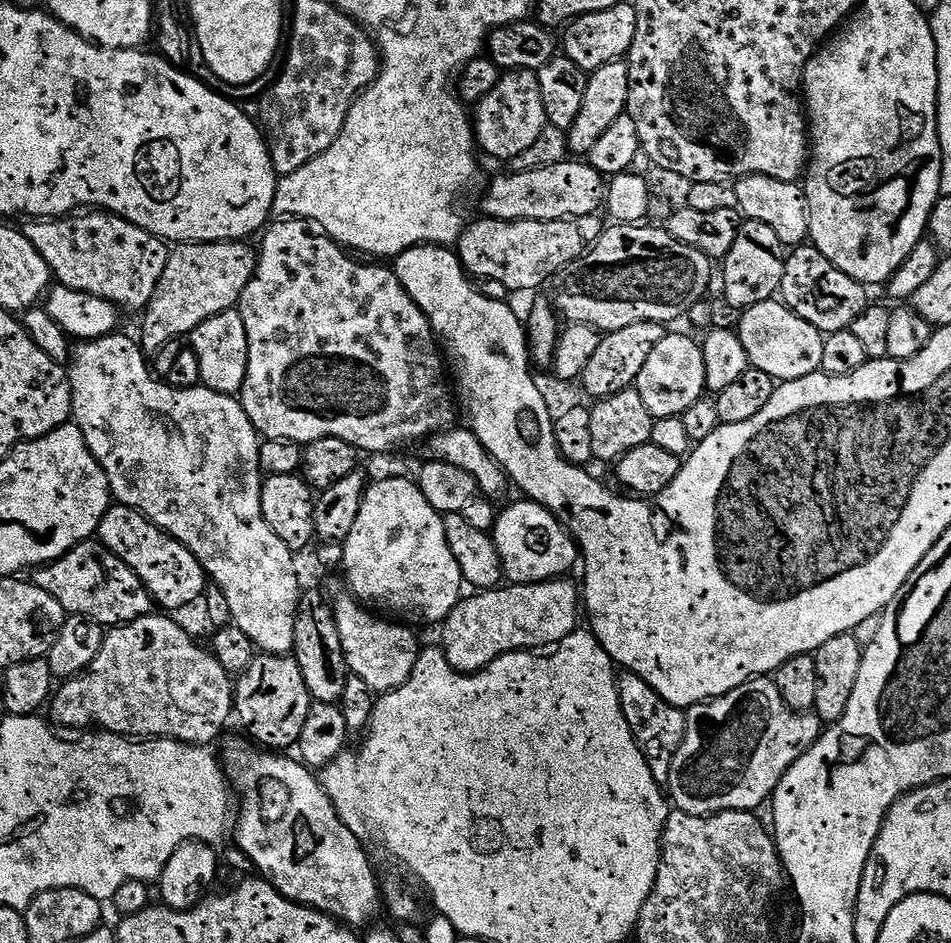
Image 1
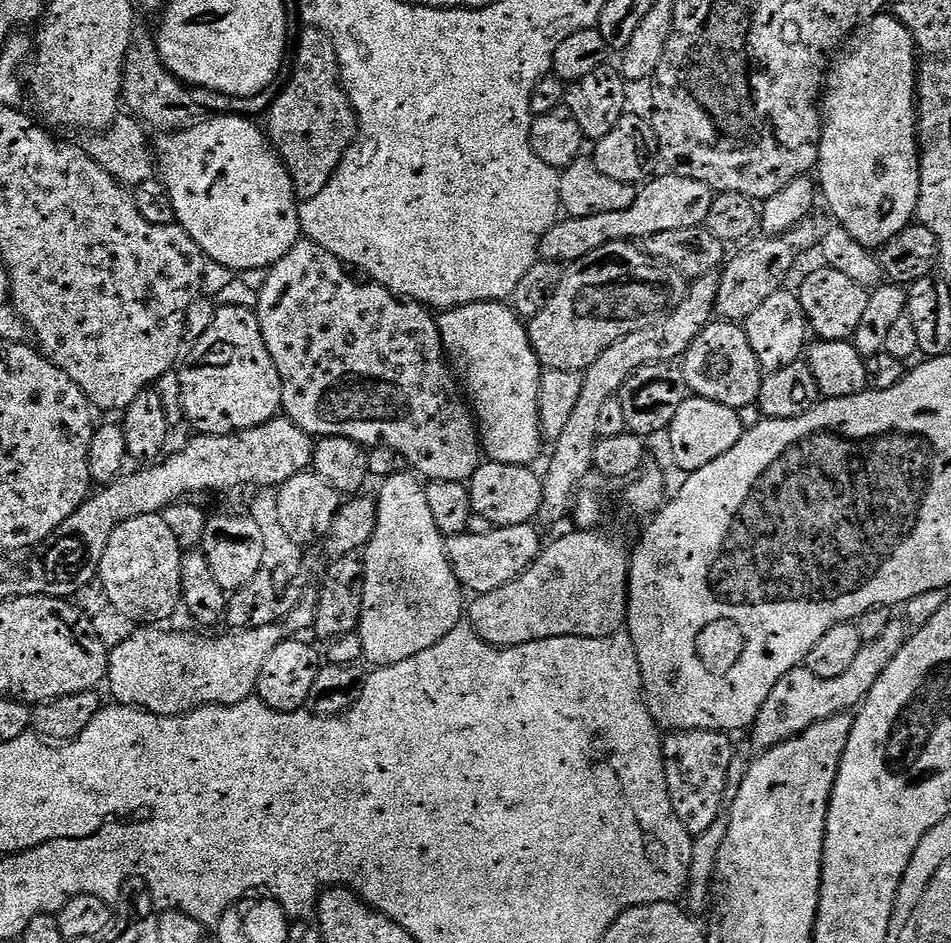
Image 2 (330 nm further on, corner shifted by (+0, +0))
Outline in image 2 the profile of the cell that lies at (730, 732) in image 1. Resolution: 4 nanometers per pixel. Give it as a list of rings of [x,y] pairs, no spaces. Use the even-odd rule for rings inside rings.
[[[893,618],[890,626],[886,626],[886,630],[878,638],[874,638],[874,642],[864,643],[862,650],[858,650],[858,658],[854,658],[854,663],[843,674],[838,674],[838,678],[818,678],[818,674],[810,674],[810,670],[803,666],[790,670],[790,674],[783,676],[774,690],[770,690],[770,698],[766,698],[762,710],[758,710],[758,718],[750,729],[753,746],[756,750],[773,748],[792,740],[826,718],[859,709],[870,690],[874,690],[874,682],[882,678],[882,670],[886,670],[886,666],[894,662],[894,654],[902,650],[909,635],[907,623],[903,619]]]

